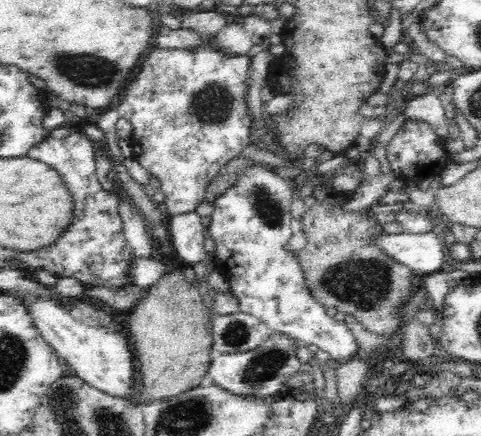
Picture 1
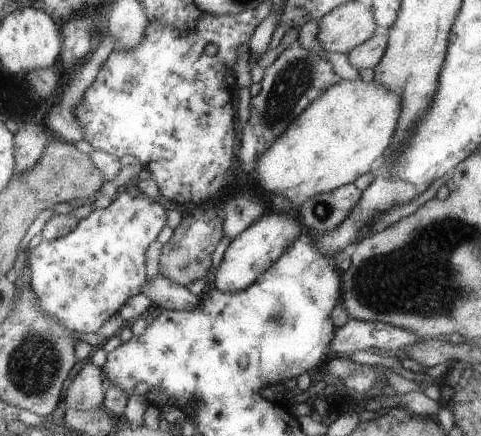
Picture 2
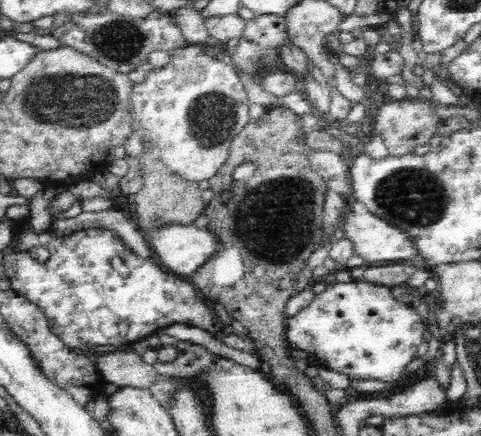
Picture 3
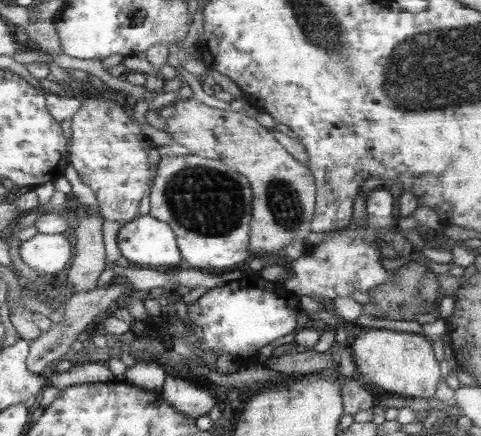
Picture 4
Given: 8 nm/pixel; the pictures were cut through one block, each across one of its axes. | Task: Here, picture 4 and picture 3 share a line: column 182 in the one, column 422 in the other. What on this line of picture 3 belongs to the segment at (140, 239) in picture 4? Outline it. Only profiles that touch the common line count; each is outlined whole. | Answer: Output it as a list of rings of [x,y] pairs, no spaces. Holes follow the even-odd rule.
[[[346,212],[346,224],[344,224],[344,234],[348,234],[356,242],[356,254],[366,260],[366,264],[376,264],[376,262],[386,262],[390,264],[392,260],[426,260],[424,252],[418,248],[418,238],[410,234],[406,228],[400,228],[394,222],[388,222],[376,214],[356,214],[356,212]]]

